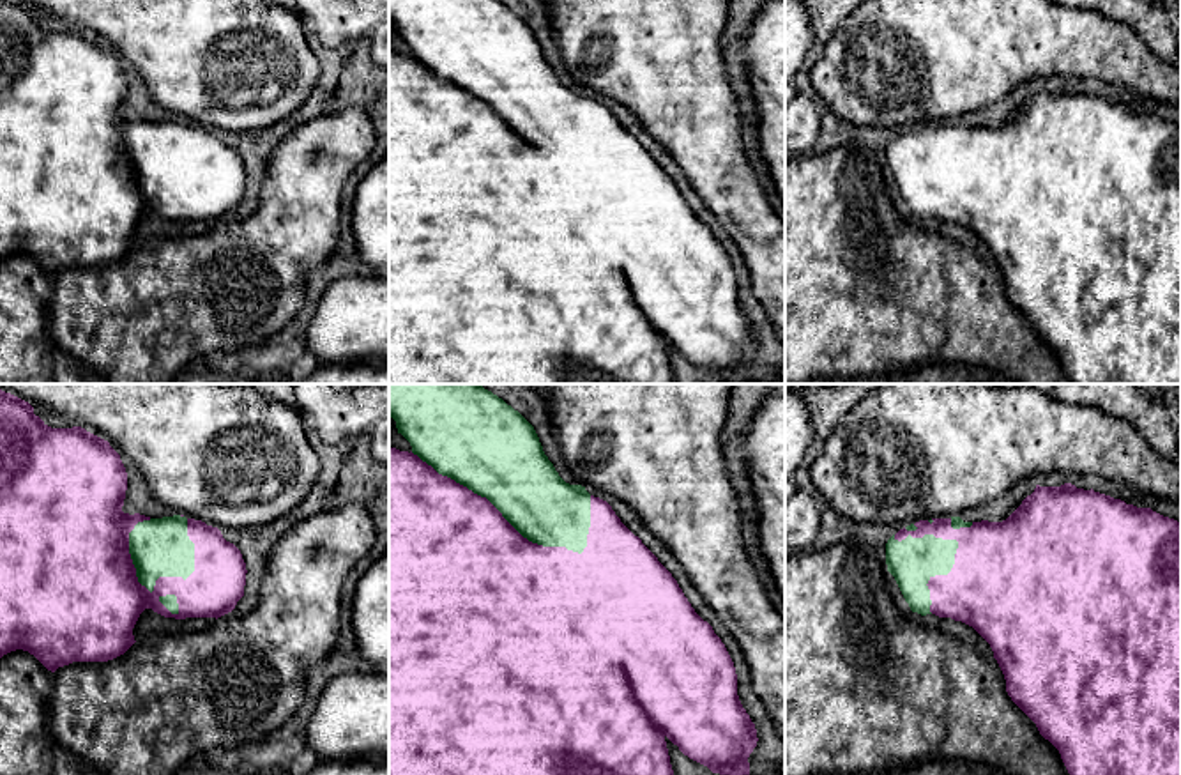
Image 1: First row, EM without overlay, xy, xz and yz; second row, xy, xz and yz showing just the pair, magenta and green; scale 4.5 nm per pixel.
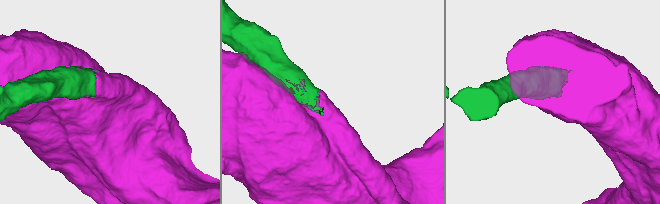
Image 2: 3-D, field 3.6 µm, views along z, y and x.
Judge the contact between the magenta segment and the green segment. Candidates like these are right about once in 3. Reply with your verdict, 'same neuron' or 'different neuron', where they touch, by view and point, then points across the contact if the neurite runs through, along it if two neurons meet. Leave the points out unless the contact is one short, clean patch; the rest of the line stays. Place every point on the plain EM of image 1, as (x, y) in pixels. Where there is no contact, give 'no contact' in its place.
same neuron | xz (499, 115)

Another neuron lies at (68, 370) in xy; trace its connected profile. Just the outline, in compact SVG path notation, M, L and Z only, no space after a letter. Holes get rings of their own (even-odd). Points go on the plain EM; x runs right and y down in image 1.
M55 349L55 373L50 384L106 384L106 380L71 354Z

